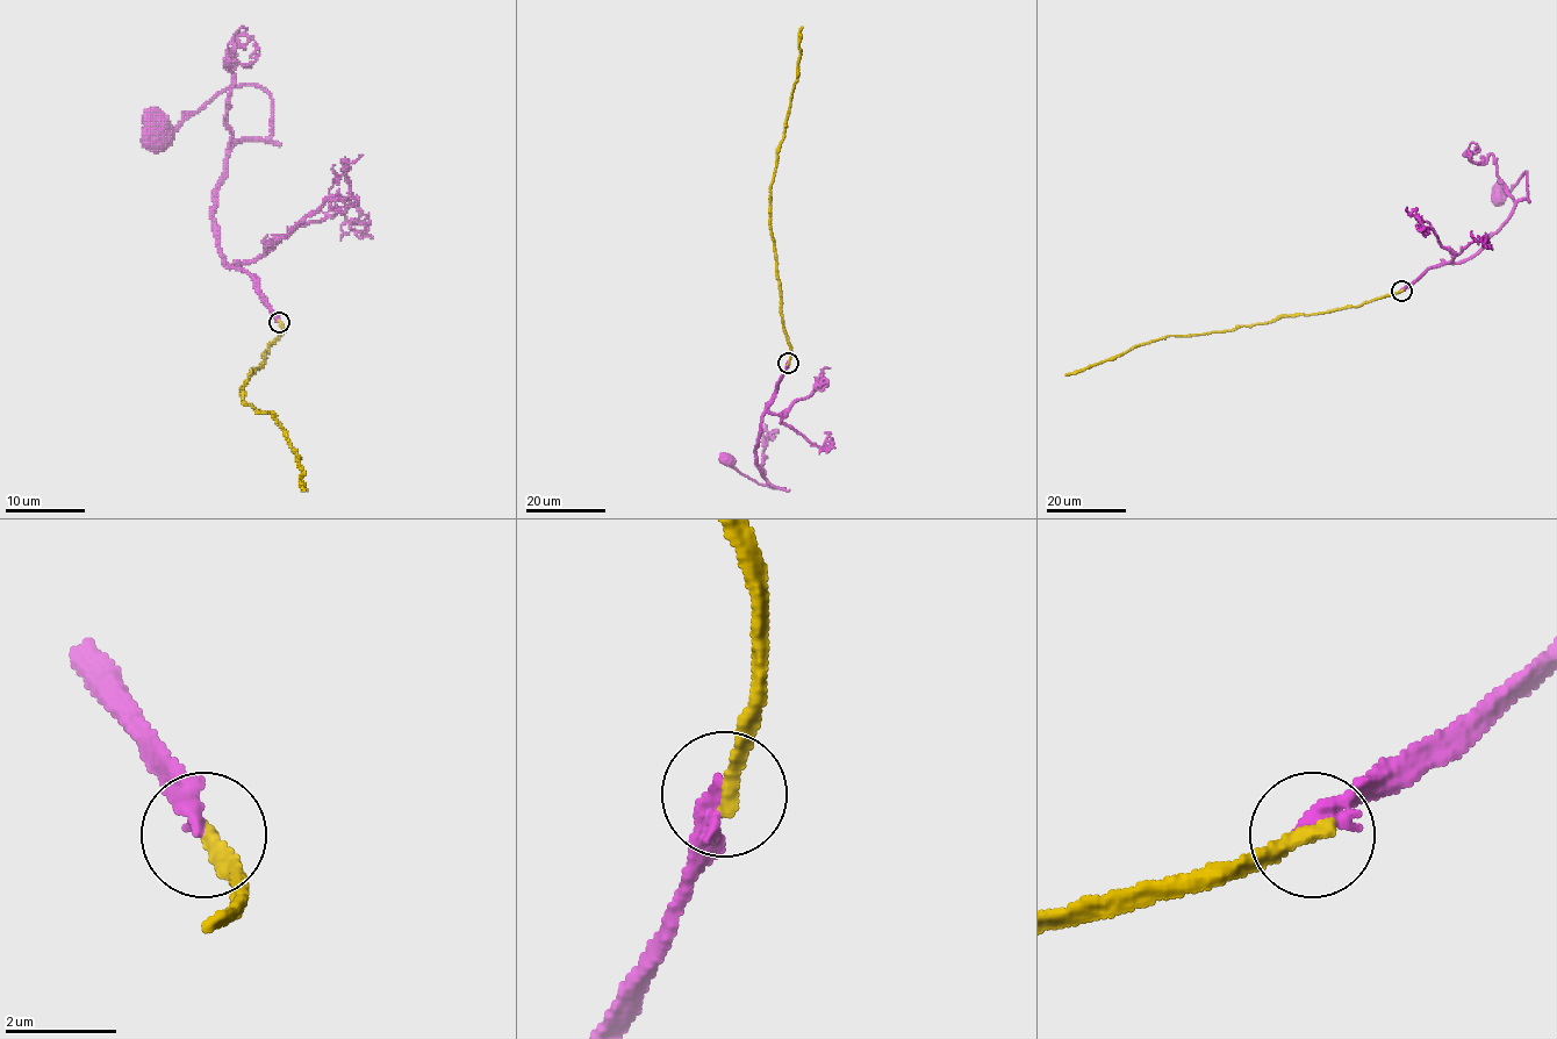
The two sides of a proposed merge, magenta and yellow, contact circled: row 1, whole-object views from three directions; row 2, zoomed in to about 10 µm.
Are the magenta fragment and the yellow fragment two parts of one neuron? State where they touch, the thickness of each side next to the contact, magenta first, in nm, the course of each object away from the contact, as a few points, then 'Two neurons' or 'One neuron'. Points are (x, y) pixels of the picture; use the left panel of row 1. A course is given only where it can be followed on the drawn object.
Place: (279, 322). Thickness 320 nm (magenta) against 300 nm. Course of magenta: (279, 322), (225, 266), (214, 214), (228, 152), (271, 133), (271, 98), (222, 90), (156, 133). Course of yellow: (279, 322), (284, 331), (242, 393), (259, 413), (270, 411), (285, 434), (307, 491). Two neurons

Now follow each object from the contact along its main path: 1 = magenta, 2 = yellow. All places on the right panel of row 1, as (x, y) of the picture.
1: (1401, 291), (1432, 267), (1470, 258), (1508, 217), (1514, 206), (1527, 199), (1526, 172), (1505, 195), (1498, 195)
2: (1401, 291), (1357, 306), (1278, 316), (1231, 330), (1164, 336), (1066, 375)

